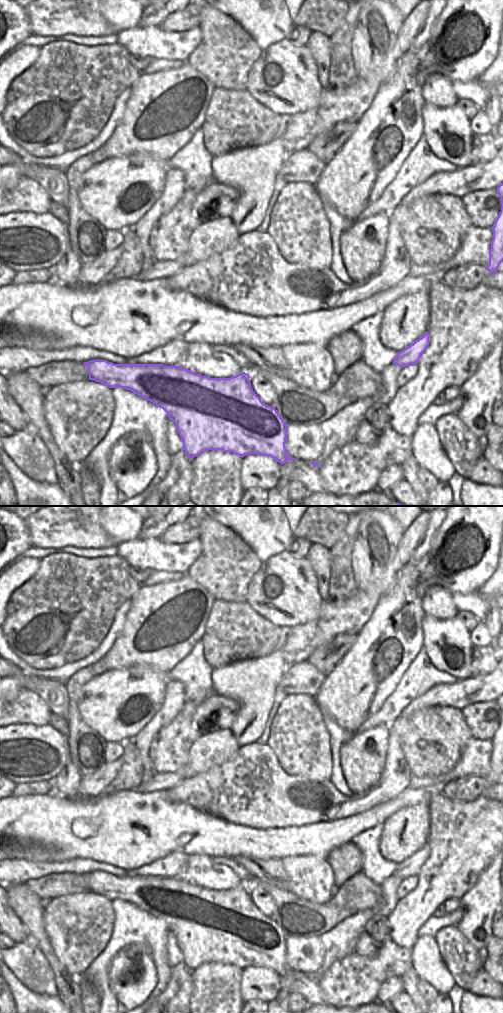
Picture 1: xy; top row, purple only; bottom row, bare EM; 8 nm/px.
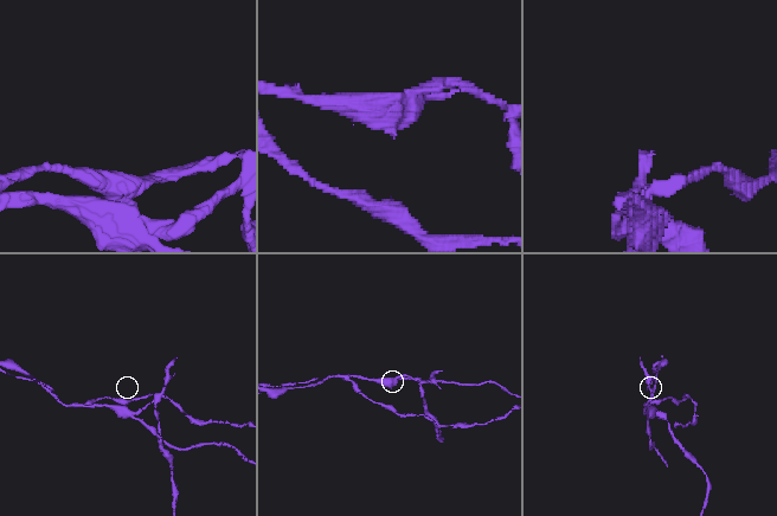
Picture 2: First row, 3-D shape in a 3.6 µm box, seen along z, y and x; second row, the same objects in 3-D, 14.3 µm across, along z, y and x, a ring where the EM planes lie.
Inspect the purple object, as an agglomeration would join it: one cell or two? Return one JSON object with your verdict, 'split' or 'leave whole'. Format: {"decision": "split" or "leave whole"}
{"decision": "split"}

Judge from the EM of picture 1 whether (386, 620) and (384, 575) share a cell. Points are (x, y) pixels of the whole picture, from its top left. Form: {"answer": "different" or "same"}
{"answer": "different"}

